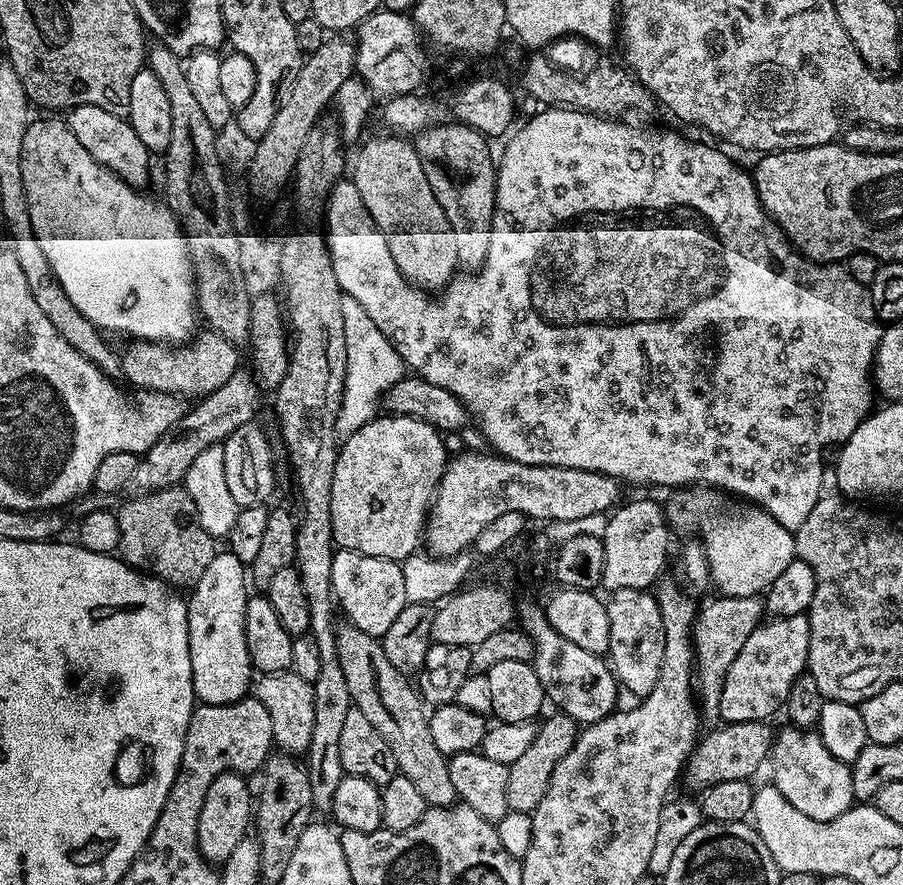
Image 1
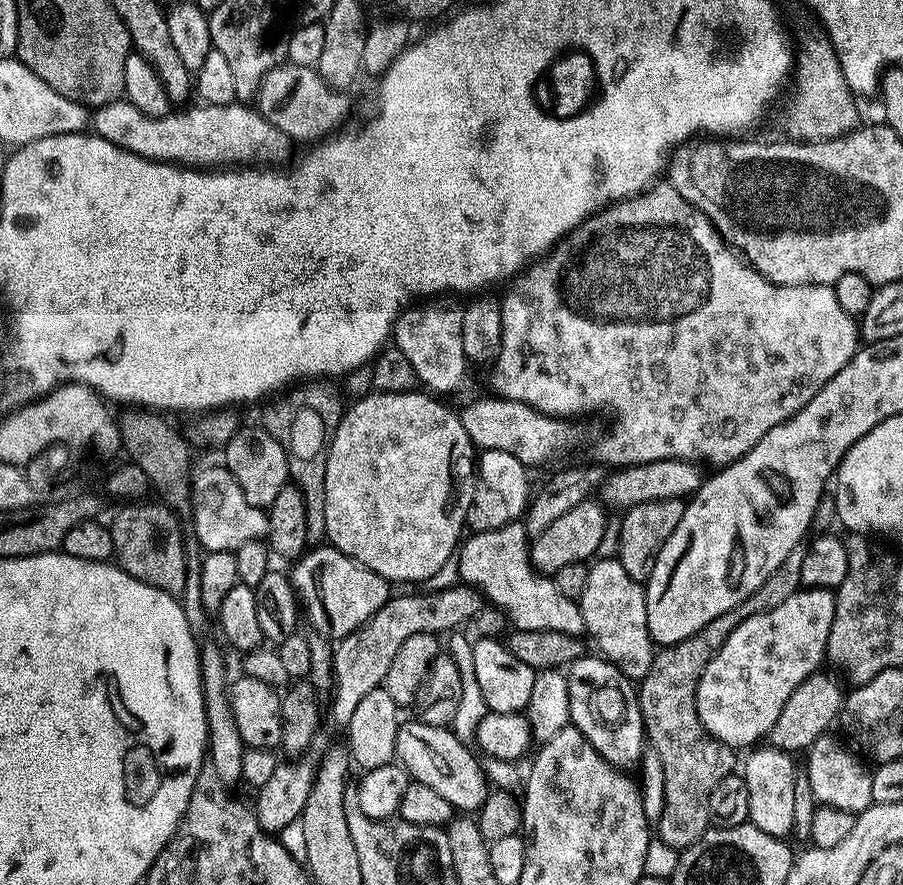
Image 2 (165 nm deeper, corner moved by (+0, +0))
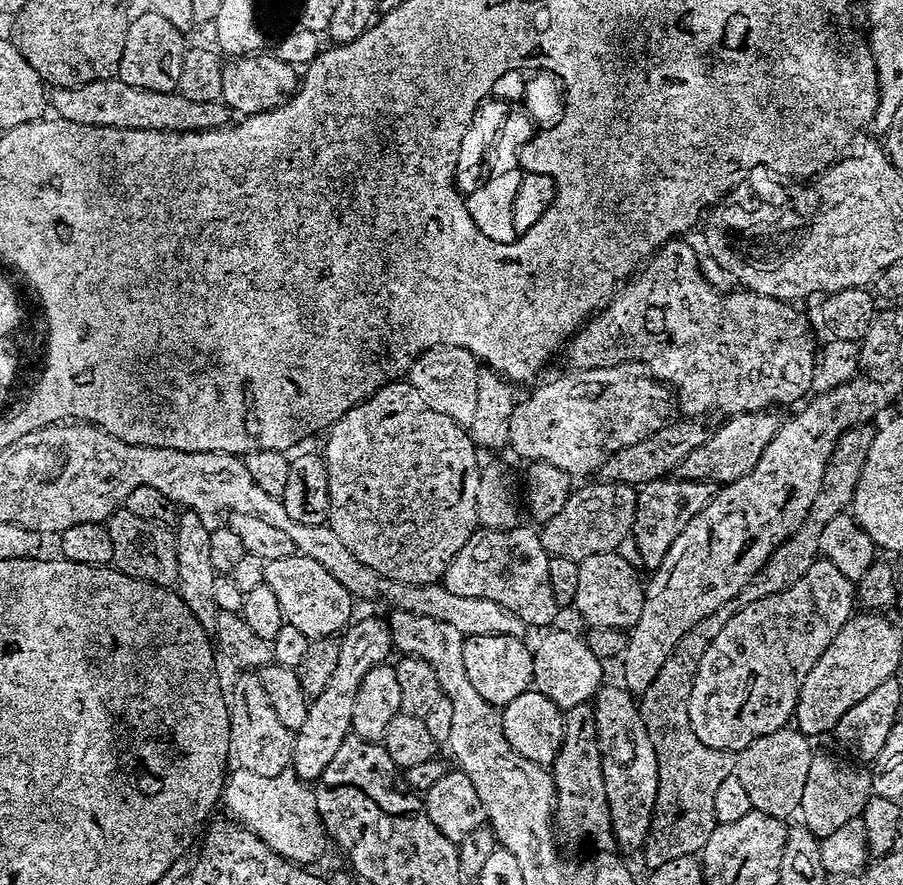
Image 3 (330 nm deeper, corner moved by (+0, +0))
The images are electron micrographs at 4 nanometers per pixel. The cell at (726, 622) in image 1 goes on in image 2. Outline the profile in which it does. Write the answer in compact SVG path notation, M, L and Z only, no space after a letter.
M799 551L791 552L762 582L762 586L754 594L747 596L736 608L722 614L714 622L698 630L690 638L671 646L664 646L653 655L650 670L639 681L638 695L640 709L644 719L644 734L646 740L653 744L662 758L662 773L665 775L664 805L659 821L654 824L654 832L660 835L665 849L676 848L683 850L709 831L708 803L714 786L723 776L733 775L732 756L733 749L720 740L715 740L702 726L696 713L696 687L700 675L708 659L720 647L722 642L740 621L747 616L764 612L767 608L778 606L786 598L790 598L801 587L800 571L802 570L803 555Z

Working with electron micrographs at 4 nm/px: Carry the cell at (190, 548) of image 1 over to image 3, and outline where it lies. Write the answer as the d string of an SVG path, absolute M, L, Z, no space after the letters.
M120 510L107 521L106 527L114 542L112 564L117 572L155 584L157 588L171 589L177 583L179 572L176 537L165 525L146 522L146 518L138 518L138 514Z

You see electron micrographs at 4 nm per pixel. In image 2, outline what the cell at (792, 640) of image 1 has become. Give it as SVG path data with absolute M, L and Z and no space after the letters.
M801 587L778 606L740 621L740 625L722 642L720 649L708 659L696 687L696 713L702 726L715 740L720 740L733 750L747 749L759 745L763 741L760 739L771 733L790 694L794 694L796 687L823 665L820 663L825 663L835 609L836 593L833 589Z

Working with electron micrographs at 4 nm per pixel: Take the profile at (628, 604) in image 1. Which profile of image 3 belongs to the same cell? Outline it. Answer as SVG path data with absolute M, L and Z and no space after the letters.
M608 552L602 556L591 556L579 561L578 598L575 611L580 611L582 619L588 623L589 629L613 628L630 630L638 622L642 614L645 585L640 584L637 569L632 568L616 552Z

